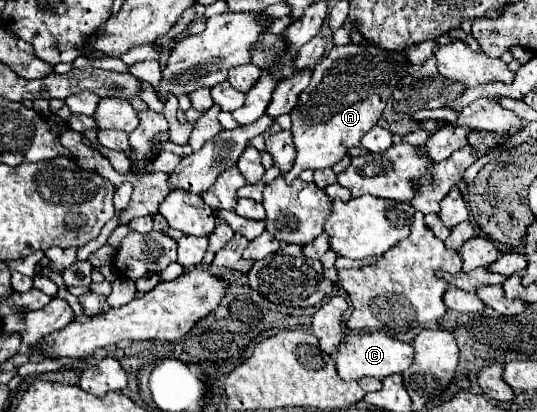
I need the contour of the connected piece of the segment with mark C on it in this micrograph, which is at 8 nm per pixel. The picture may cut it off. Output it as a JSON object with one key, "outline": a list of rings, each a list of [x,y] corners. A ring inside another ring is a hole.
{"outline":[[[370,333],[370,335],[346,335],[336,351],[336,371],[344,381],[358,381],[362,377],[376,377],[384,379],[386,375],[402,373],[410,367],[414,359],[414,349],[408,343],[396,341],[384,333]]]}

